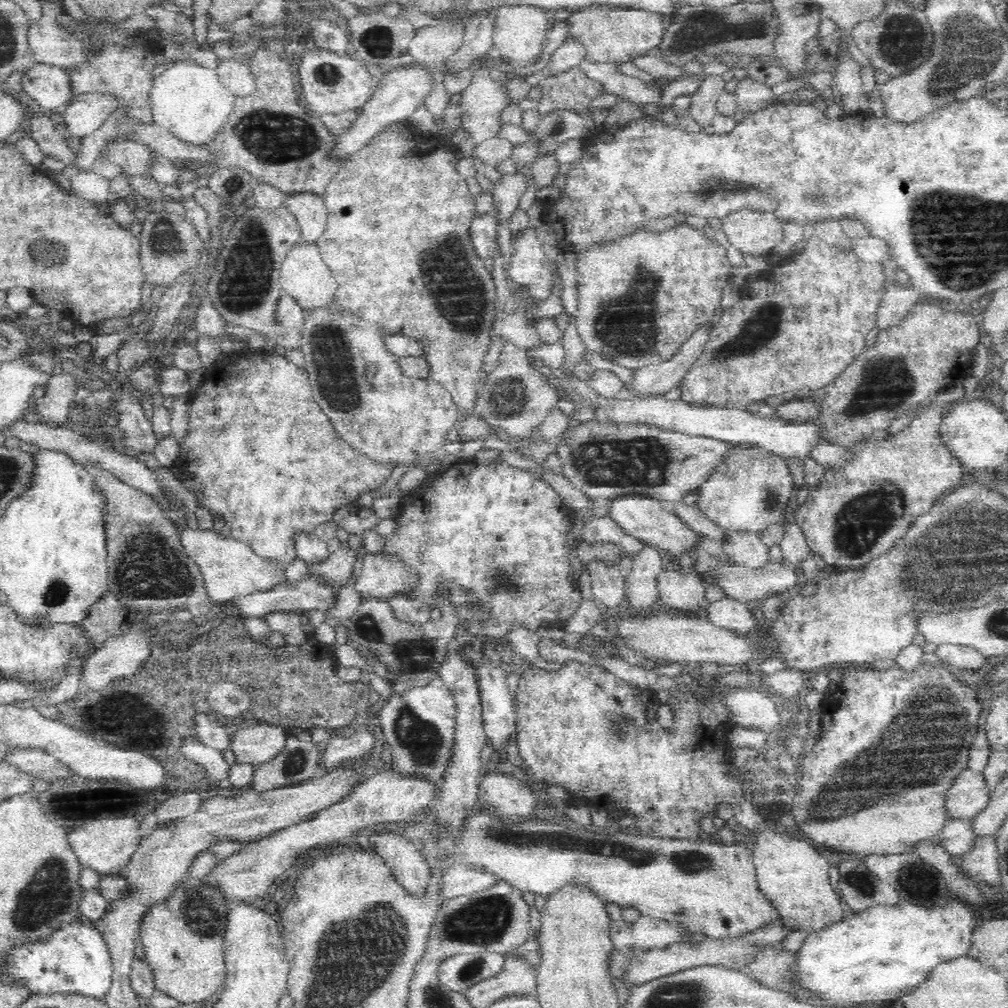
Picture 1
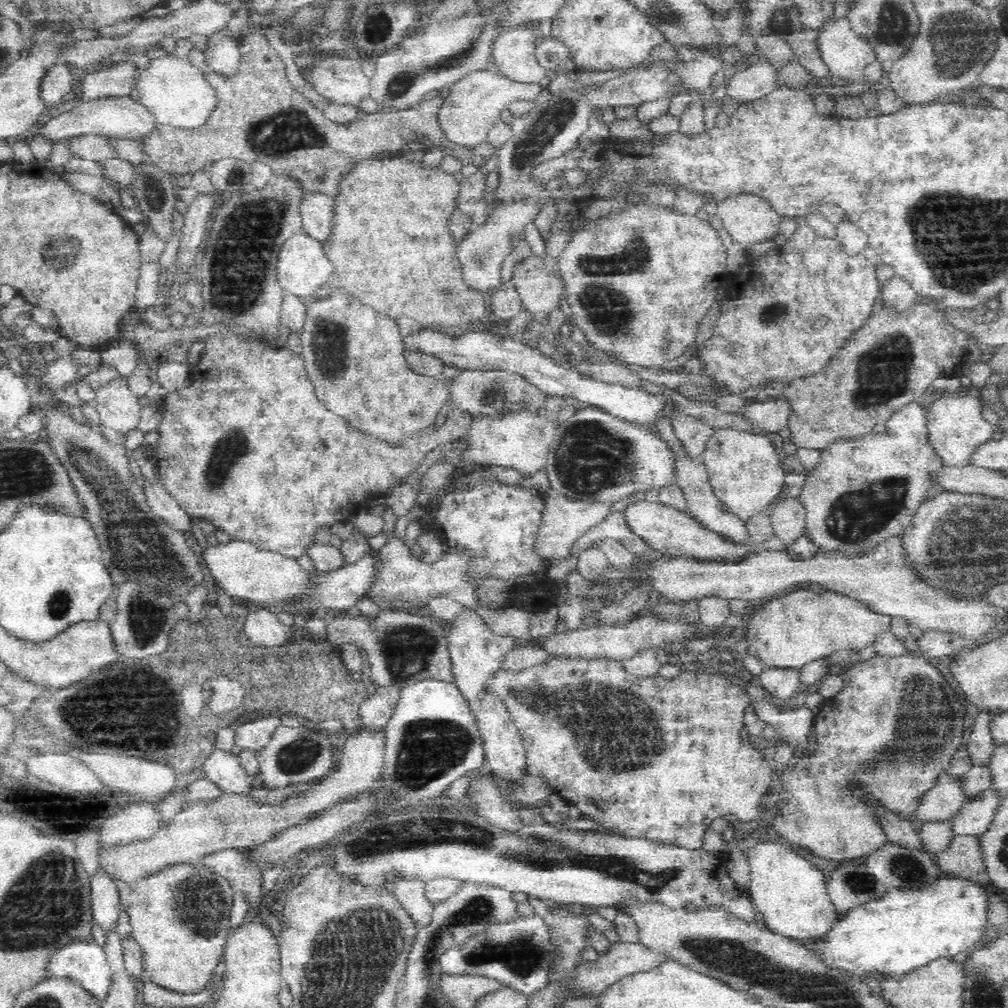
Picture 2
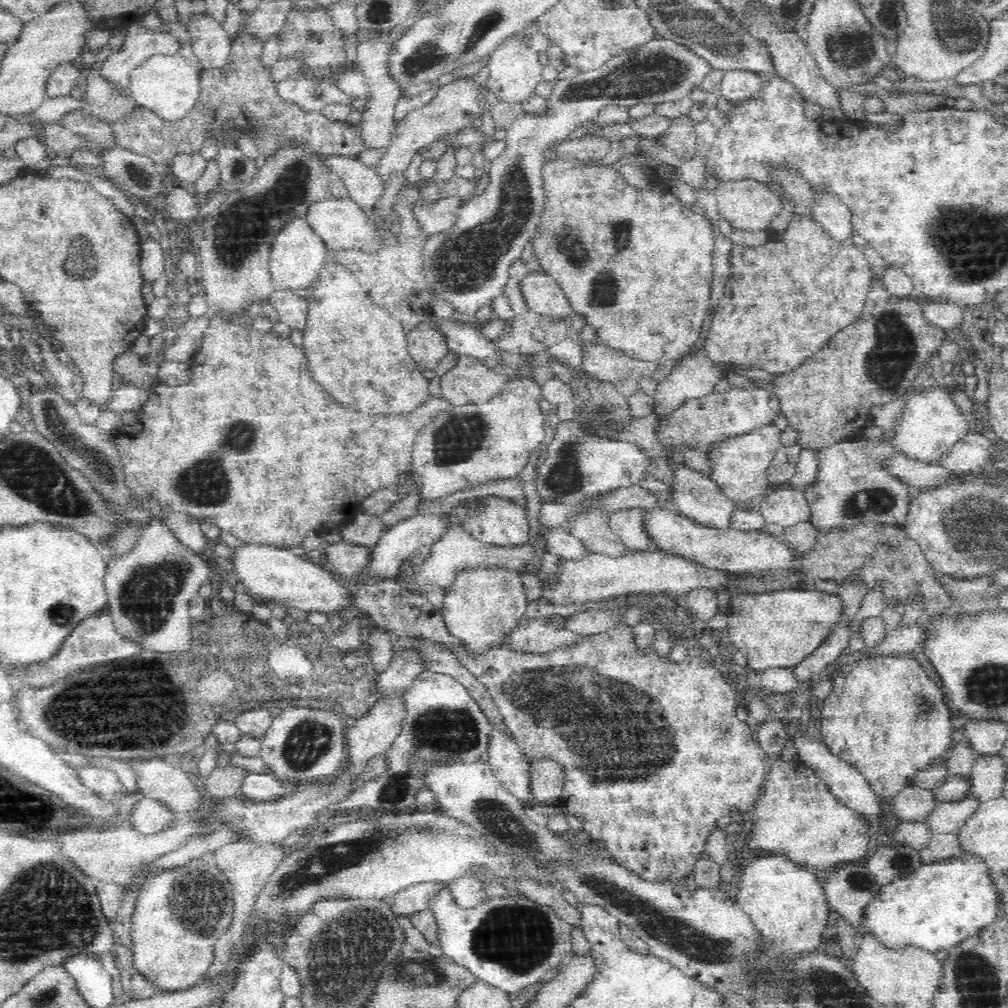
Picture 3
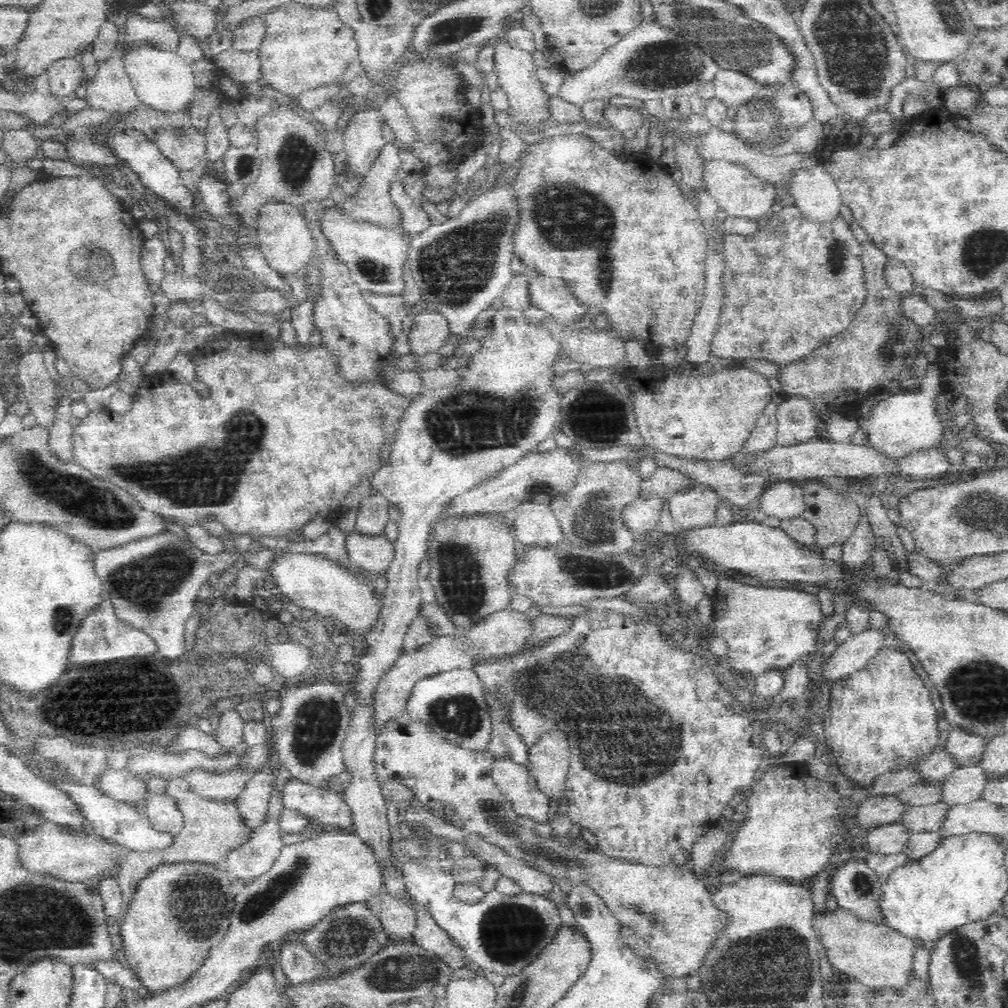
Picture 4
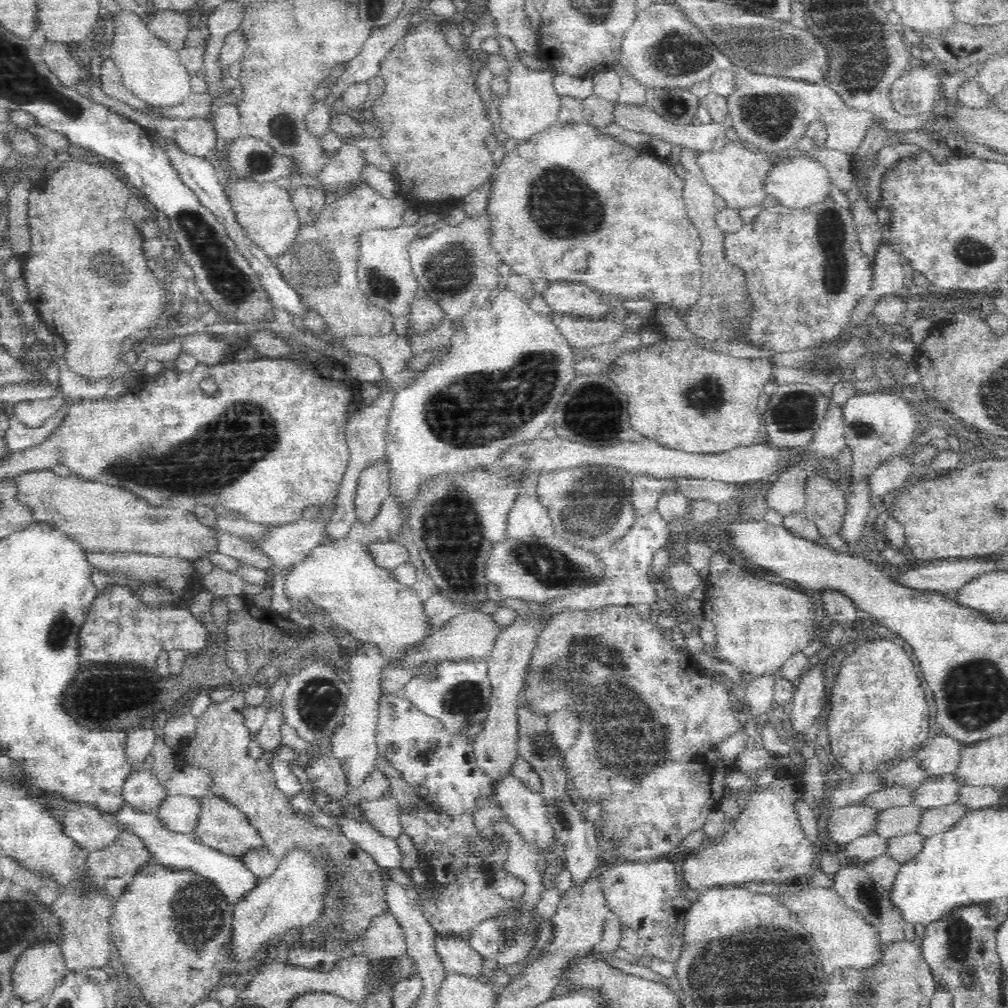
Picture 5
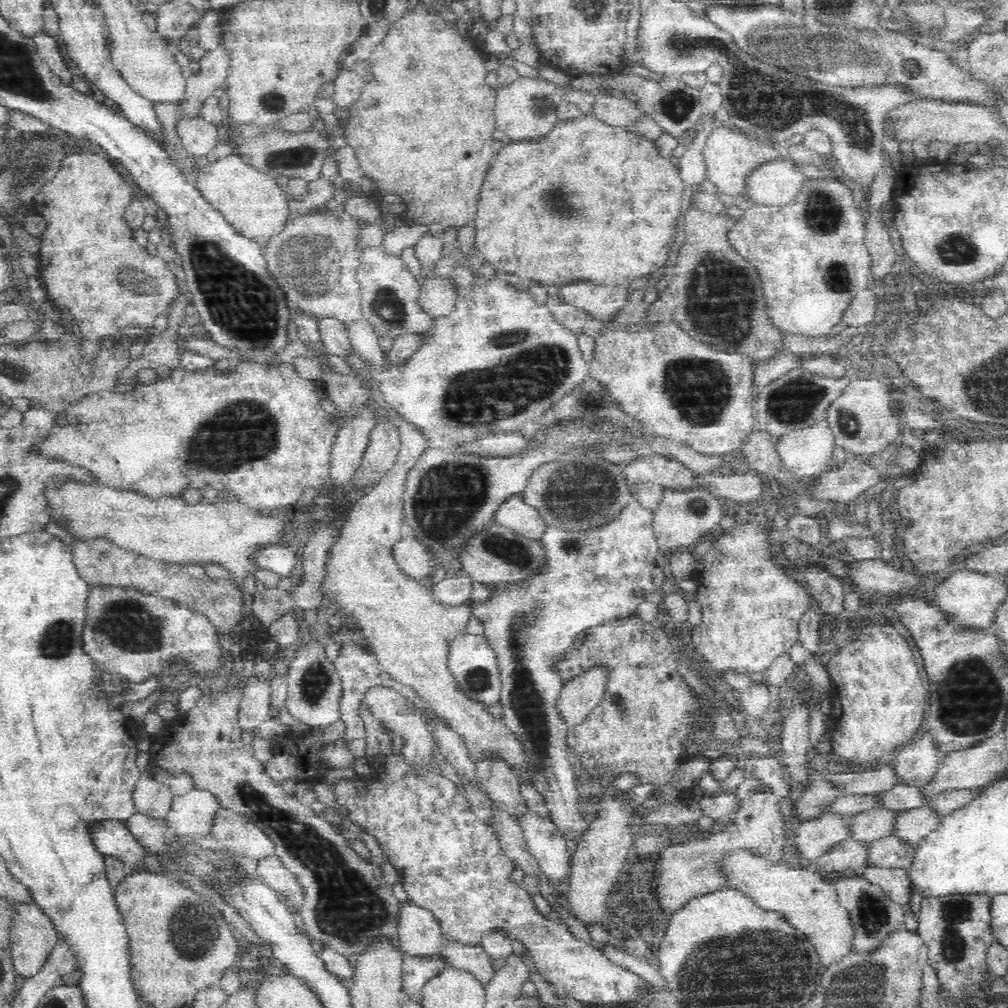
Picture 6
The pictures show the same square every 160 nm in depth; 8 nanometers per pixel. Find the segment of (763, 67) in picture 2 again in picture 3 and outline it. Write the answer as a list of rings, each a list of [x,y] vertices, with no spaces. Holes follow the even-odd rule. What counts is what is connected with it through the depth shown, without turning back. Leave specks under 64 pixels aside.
[[[723,71],[720,92],[724,103],[733,102],[734,105],[753,96],[762,88],[764,80],[751,71]]]

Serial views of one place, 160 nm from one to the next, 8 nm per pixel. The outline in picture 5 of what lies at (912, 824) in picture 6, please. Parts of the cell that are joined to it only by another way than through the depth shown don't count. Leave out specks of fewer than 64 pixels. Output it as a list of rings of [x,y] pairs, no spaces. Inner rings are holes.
[[[955,802],[946,806],[924,809],[921,812],[920,822],[916,834],[928,838],[946,832],[967,810]]]

